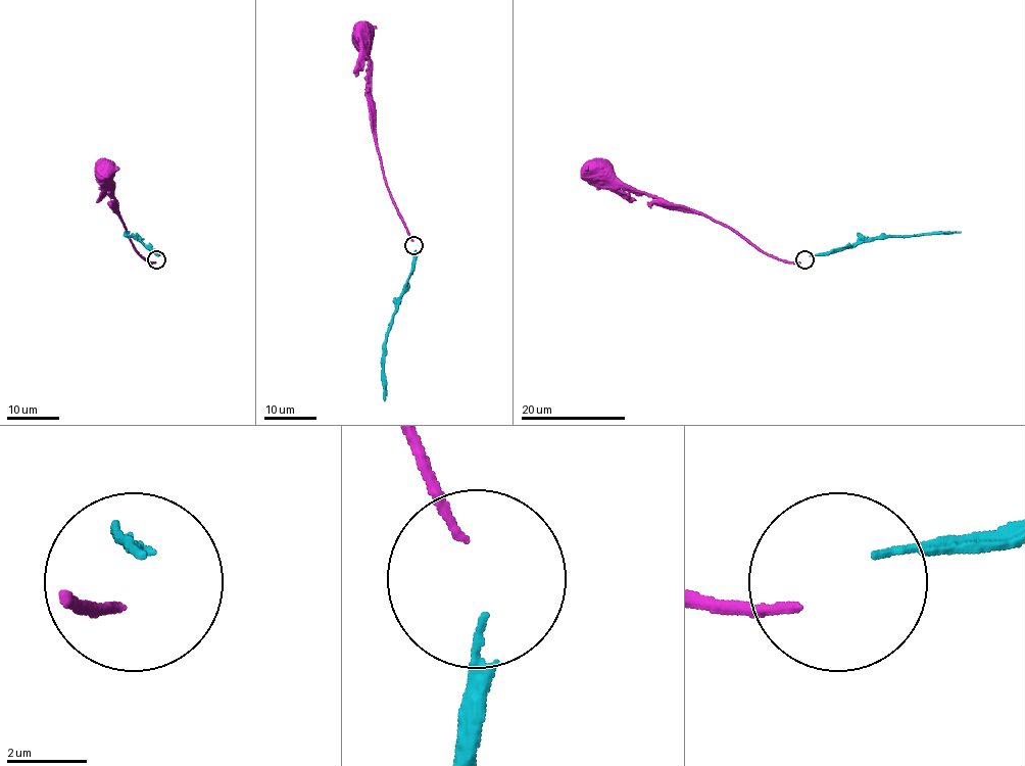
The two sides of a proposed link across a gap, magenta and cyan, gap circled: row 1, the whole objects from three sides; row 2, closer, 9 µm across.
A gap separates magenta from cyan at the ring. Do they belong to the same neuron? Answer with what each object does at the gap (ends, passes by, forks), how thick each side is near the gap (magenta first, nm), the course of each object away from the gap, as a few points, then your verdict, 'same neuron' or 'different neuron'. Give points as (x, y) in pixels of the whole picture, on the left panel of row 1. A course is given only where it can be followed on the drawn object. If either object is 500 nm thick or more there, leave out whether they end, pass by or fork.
magenta ends there; cyan ends there; 220 nm thick on the magenta side, 180 nm on the other; magenta runs (155, 261), (148, 261), (135, 248), (115, 206), (111, 175), (106, 173); cyan runs (158, 256), (141, 240), (127, 235), (127, 232); different neuron

